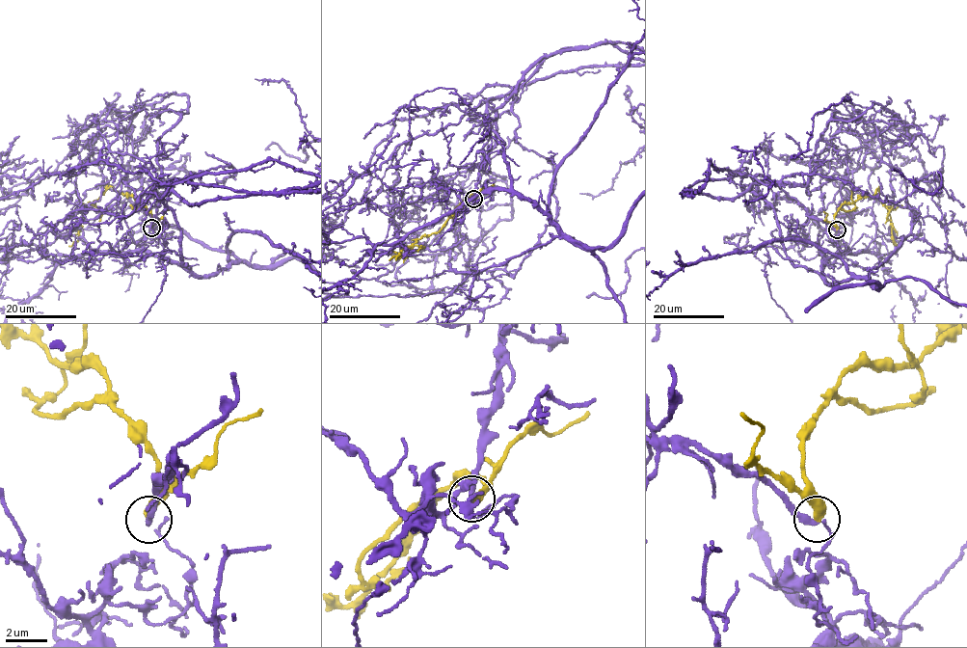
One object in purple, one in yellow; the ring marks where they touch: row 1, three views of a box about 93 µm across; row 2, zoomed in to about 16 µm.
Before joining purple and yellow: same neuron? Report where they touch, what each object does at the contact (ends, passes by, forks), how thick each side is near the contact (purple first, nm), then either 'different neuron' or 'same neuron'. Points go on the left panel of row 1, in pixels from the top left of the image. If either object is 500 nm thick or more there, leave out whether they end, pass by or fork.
at (151, 228); purple ends there; yellow ends there; 280 nm thick on the purple side, 420 nm on the other; same neuron

